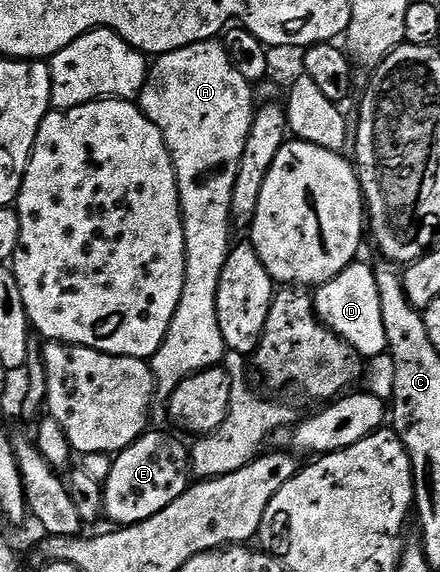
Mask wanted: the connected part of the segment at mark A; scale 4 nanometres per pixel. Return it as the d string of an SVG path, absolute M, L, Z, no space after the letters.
M221 40L201 41L161 54L149 66L140 108L162 132L174 161L186 240L184 291L168 335L152 359L159 398L169 399L186 377L221 366L228 356L217 322L217 288L230 255L232 191L256 112L256 89L232 67Z

